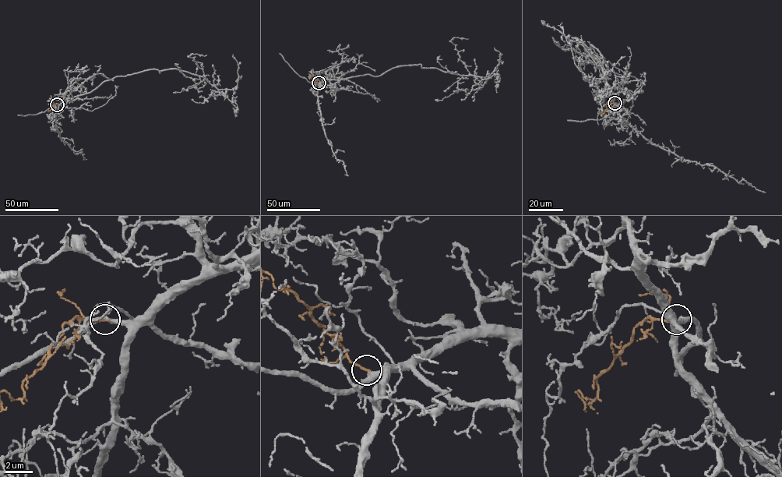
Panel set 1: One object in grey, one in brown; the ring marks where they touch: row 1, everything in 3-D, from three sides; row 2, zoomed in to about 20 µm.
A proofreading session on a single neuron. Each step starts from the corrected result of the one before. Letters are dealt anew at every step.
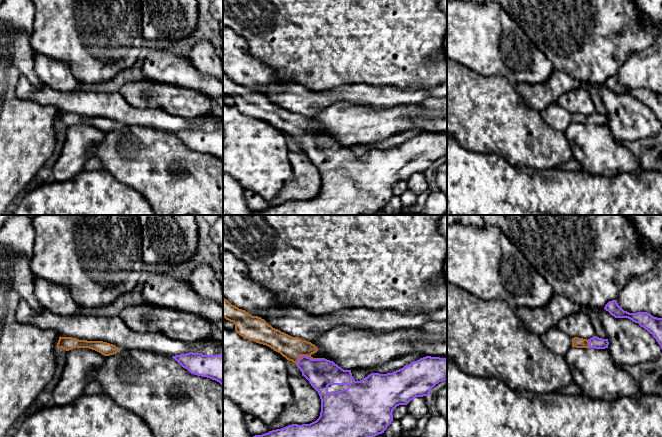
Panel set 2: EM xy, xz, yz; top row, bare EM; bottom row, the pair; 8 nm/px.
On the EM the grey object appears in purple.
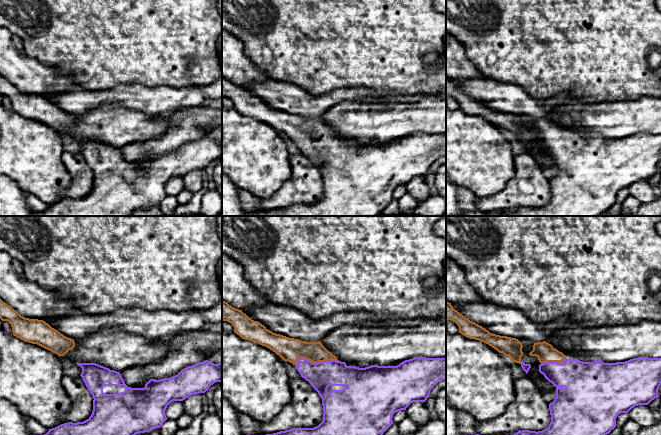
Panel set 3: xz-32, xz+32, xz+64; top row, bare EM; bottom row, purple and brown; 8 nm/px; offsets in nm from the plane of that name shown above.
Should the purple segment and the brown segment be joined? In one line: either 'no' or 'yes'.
yes

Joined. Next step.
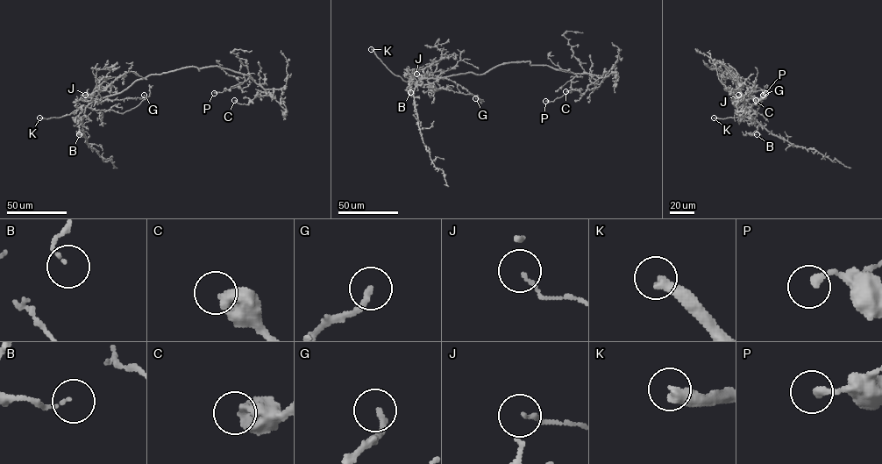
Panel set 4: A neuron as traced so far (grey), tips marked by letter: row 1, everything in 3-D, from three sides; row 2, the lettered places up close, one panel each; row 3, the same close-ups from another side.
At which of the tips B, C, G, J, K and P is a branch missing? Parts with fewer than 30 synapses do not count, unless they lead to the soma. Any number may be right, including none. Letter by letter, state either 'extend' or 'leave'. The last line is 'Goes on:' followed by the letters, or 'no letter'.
B: leave
C: leave
G: leave
J: leave
K: extend
P: leave
Goes on: K

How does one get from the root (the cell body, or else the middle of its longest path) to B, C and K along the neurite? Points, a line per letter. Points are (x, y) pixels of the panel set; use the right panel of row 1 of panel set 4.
B: (738, 78), (737, 86), (746, 110), (758, 124), (752, 133), (757, 134)
C: (738, 78), (726, 67), (737, 73), (741, 92), (755, 96), (758, 100), (755, 104), (756, 100)
K: (738, 78), (737, 86), (743, 102), (748, 106), (746, 110), (736, 117), (714, 117)

